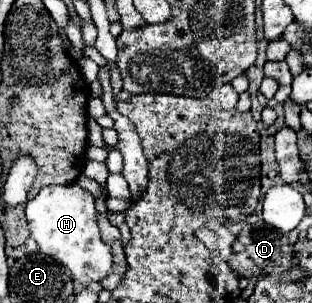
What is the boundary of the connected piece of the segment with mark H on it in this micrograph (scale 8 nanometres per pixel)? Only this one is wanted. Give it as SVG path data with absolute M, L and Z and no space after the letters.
M76 182L64 186L46 186L26 204L30 234L38 242L40 250L62 262L72 272L72 278L82 286L88 286L92 280L102 280L112 270L110 246L100 240L96 214L94 196L82 190Z

